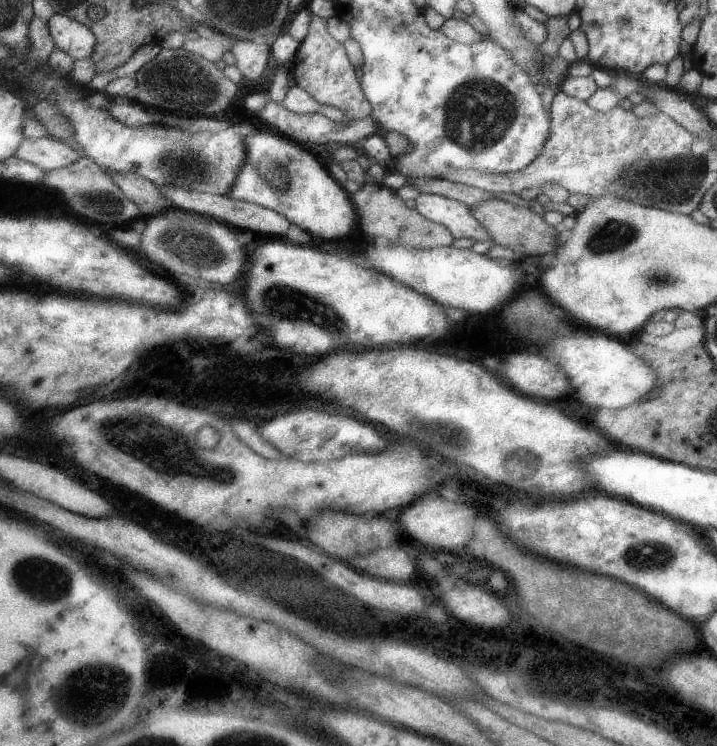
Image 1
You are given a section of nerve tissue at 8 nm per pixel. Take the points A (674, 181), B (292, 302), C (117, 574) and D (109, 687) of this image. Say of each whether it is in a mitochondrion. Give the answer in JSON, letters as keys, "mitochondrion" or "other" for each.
{"A":"mitochondrion","B":"mitochondrion","C":"other","D":"mitochondrion"}

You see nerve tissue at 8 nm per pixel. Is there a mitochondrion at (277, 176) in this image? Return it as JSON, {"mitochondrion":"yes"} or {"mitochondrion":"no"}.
{"mitochondrion":"yes"}

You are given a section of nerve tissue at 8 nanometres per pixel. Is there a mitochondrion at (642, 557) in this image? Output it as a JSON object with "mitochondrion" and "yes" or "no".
{"mitochondrion":"yes"}

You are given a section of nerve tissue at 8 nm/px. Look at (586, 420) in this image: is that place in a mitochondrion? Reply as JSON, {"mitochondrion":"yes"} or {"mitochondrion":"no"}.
{"mitochondrion":"no"}

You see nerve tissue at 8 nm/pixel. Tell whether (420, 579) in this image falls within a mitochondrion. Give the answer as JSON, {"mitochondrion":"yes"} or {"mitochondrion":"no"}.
{"mitochondrion":"no"}

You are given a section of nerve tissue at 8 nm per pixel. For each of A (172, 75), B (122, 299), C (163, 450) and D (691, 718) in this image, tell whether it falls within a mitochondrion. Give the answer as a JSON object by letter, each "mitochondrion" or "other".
{"A":"mitochondrion","B":"other","C":"mitochondrion","D":"other"}

